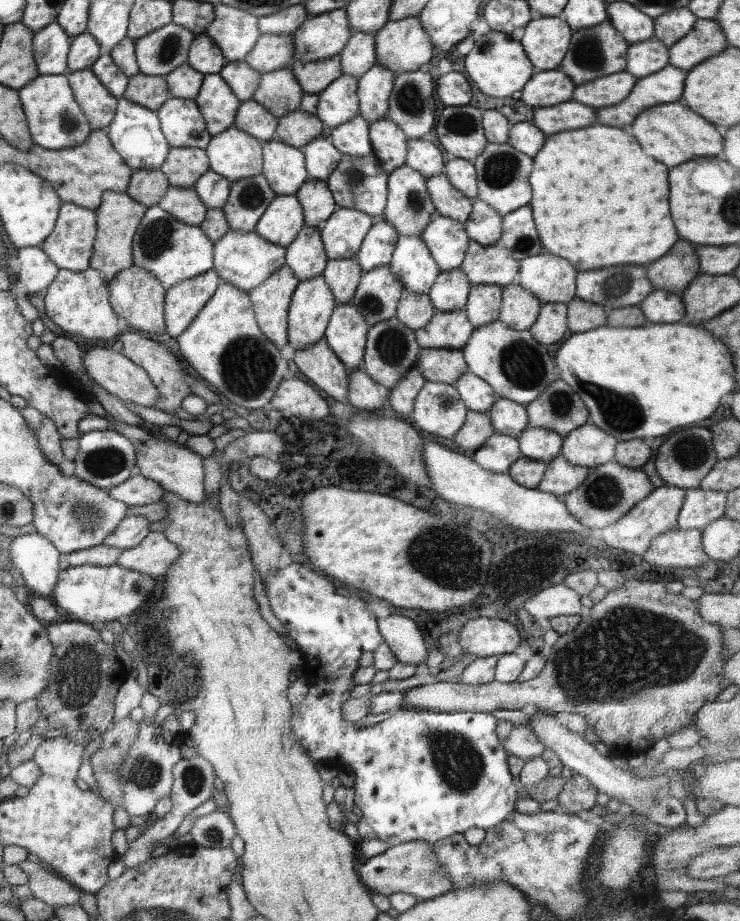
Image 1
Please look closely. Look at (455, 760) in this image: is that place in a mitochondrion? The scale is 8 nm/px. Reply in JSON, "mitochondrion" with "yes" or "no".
{"mitochondrion":"yes"}

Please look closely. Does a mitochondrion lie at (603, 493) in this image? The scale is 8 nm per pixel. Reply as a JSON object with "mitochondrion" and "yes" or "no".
{"mitochondrion":"yes"}

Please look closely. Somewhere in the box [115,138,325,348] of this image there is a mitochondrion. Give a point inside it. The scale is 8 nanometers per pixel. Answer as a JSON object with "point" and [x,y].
{"point":[155,239]}

